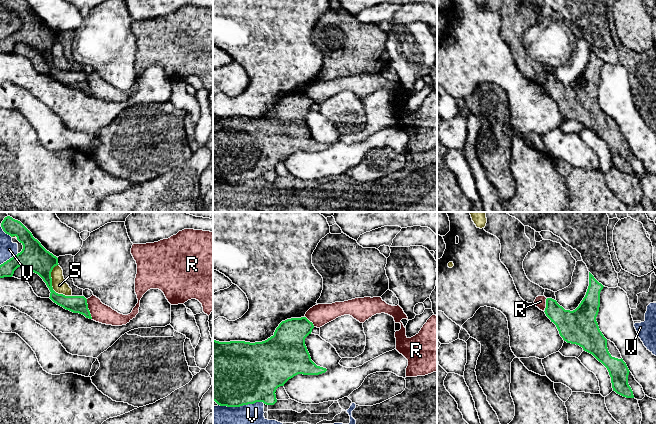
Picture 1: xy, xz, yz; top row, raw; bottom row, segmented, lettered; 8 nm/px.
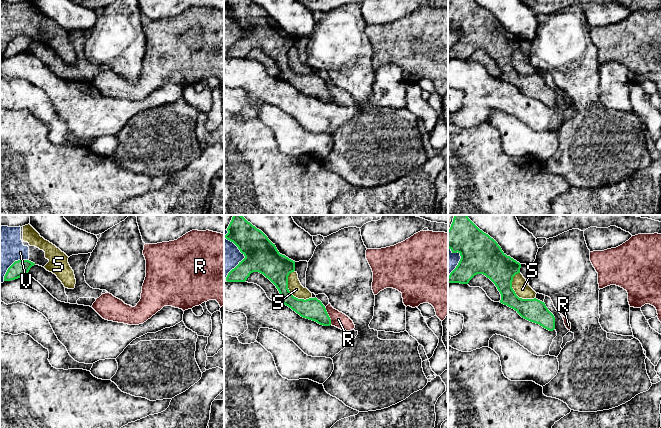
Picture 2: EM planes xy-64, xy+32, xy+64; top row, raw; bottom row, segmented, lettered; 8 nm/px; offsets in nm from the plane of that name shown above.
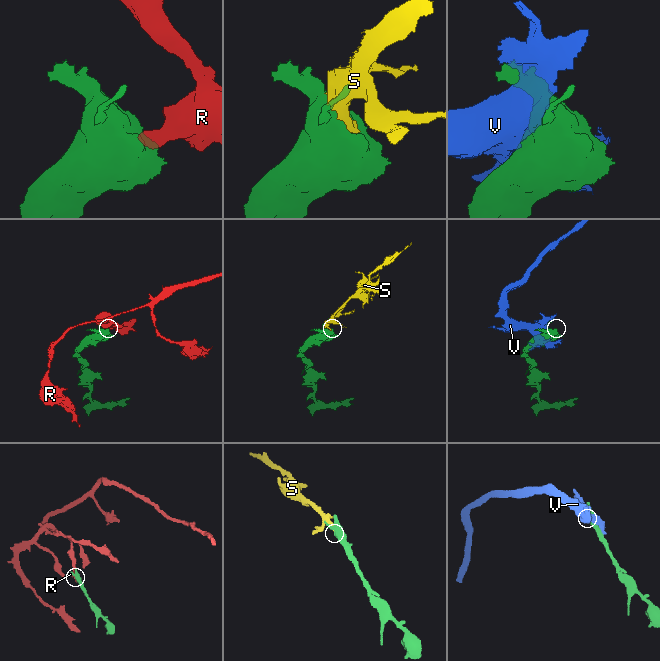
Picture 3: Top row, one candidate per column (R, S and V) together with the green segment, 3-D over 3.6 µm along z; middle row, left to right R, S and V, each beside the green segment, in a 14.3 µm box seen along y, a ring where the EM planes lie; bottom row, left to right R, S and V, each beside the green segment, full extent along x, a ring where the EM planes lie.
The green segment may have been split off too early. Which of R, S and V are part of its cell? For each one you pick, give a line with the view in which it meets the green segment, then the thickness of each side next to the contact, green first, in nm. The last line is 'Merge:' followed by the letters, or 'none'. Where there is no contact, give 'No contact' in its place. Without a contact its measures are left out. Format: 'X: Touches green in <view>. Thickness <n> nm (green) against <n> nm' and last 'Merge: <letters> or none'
Merge: none

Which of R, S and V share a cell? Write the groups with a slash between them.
R / S V

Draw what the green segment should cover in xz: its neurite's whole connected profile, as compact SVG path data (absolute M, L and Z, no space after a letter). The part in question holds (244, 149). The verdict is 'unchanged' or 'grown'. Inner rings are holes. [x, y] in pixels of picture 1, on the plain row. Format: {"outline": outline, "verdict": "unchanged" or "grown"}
{"outline": "M306 93L282 97L274 111L262 118L213 116L213 177L220 182L240 183L263 178L277 178L276 165L298 150L319 151L327 147L317 142L310 133L305 114L314 101Z", "verdict": "unchanged"}

